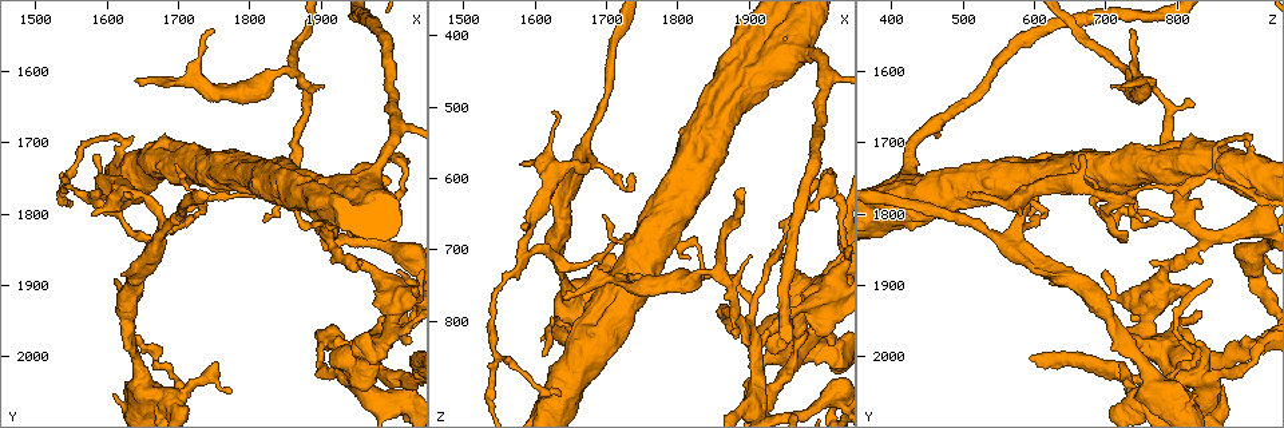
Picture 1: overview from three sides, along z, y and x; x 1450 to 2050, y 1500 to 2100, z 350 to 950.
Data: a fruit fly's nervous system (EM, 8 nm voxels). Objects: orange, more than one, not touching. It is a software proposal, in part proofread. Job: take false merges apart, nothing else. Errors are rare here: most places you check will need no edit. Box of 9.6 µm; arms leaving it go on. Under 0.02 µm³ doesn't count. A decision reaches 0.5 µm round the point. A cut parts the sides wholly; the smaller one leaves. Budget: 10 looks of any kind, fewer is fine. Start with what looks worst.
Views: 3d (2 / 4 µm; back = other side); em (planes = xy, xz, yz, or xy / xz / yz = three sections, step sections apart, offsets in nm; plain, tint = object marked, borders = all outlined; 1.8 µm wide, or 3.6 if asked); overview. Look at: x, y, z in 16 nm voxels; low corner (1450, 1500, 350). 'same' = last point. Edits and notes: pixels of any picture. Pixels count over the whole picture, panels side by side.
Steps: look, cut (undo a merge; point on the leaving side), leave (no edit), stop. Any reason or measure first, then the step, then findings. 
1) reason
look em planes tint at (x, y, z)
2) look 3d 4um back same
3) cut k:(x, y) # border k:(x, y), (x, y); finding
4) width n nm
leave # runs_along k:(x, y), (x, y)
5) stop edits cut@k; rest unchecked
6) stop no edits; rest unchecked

look em 3.6um planes tint at (1965, 1980, 795)

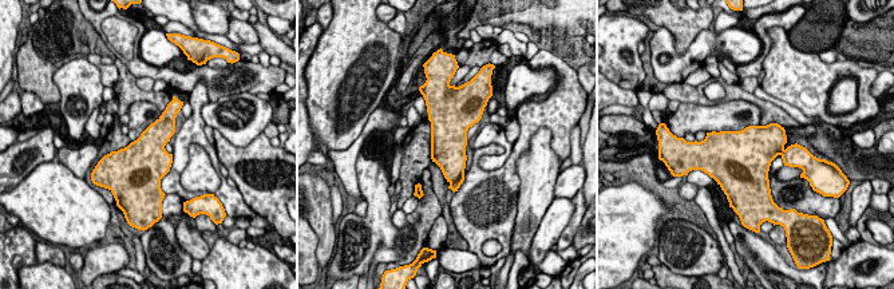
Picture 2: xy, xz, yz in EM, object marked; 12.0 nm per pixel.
width 440 nm
cut 2:(454, 186) # border 2:(463, 171), (450, 183); a second neuron is stuck on

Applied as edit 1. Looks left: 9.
redraw
look overview

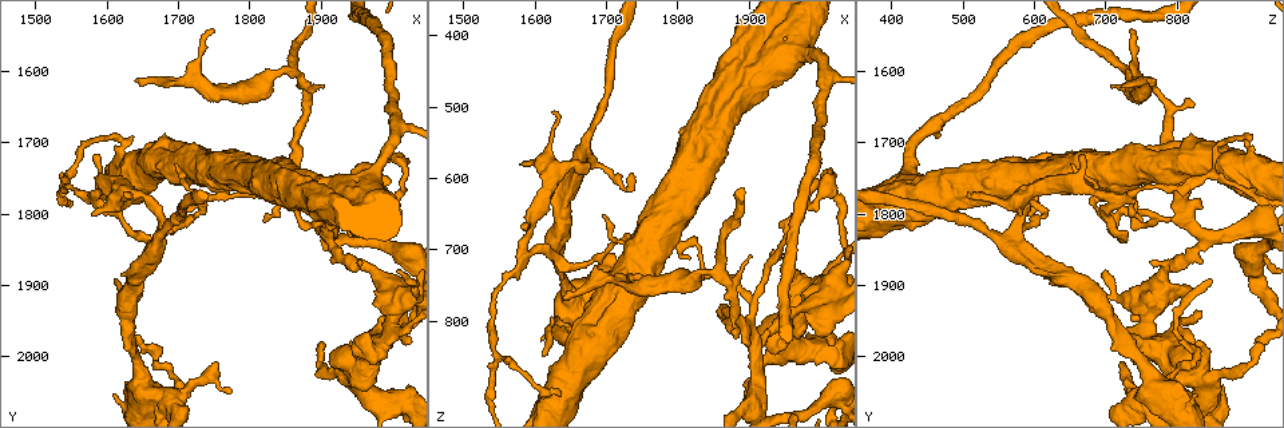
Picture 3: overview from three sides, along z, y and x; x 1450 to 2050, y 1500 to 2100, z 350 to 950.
thin neck
look em yz step 4 borders at (1545, 1740, 855)

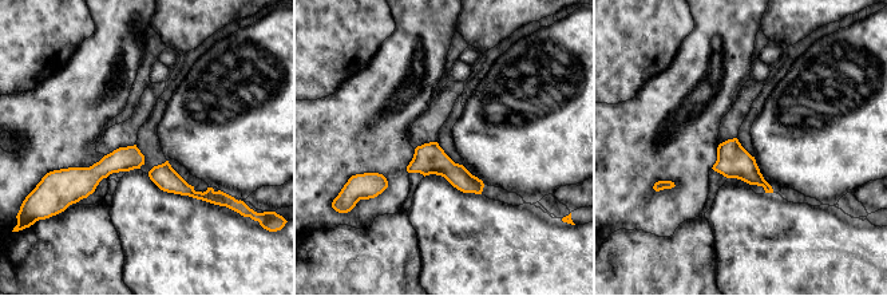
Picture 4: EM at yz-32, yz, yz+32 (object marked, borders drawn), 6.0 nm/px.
leave # runs_along 4:(141, 158), (70, 174); one neuron here

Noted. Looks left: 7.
calibre changes
look em 3.6um planes tint at (1650, 2065, 795)

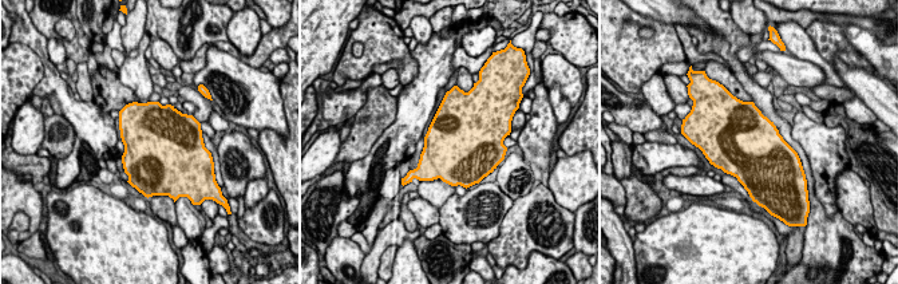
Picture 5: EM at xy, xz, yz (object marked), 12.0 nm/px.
width 850 nm
leave # continuous, no second neuron

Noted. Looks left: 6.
sharp bend
look em planes plain at (1855, 1605, 730)

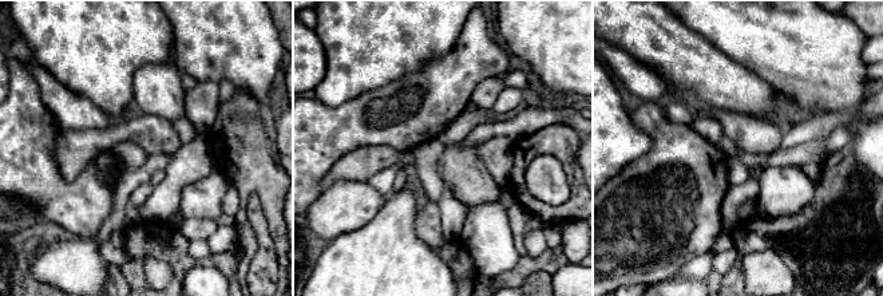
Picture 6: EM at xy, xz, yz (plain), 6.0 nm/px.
with the object marked
look em planes tint same

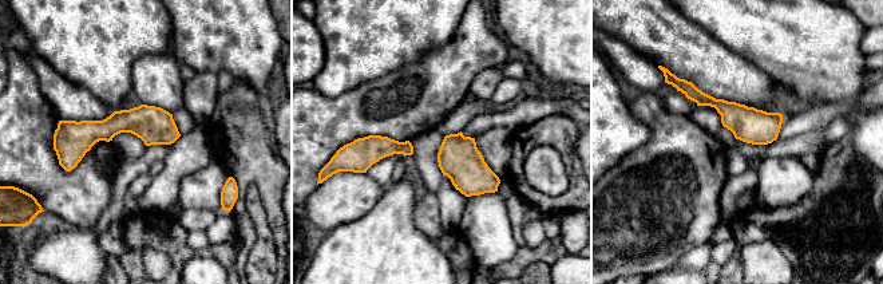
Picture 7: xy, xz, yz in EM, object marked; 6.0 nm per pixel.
width 220 nm
leave # runs_along 7:(175, 134), (113, 125), (62, 148); one neuron here

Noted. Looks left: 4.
stop edits cut@2; rest unchecked

